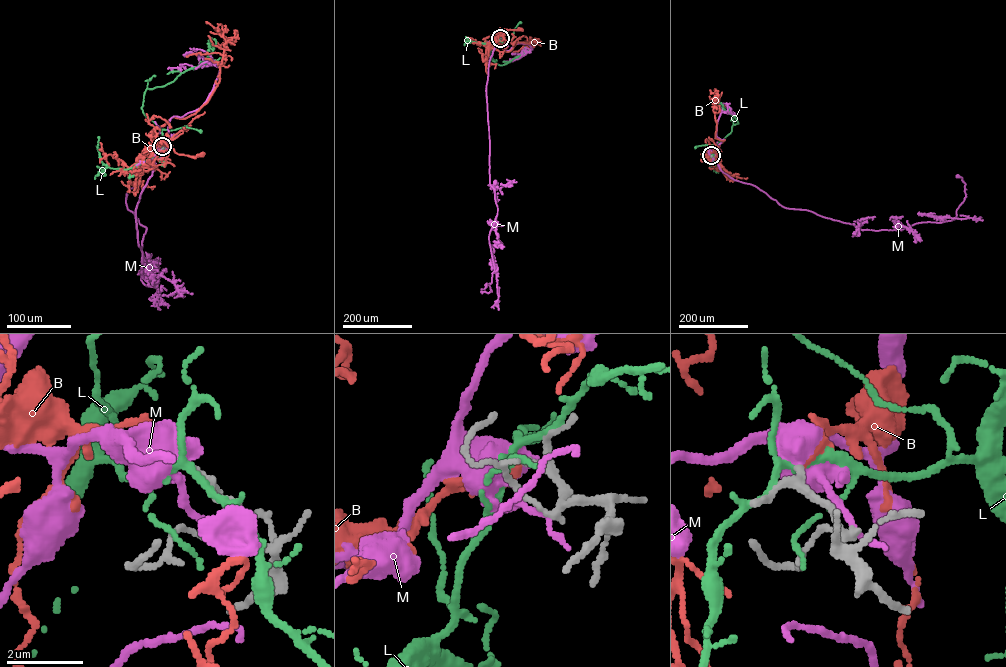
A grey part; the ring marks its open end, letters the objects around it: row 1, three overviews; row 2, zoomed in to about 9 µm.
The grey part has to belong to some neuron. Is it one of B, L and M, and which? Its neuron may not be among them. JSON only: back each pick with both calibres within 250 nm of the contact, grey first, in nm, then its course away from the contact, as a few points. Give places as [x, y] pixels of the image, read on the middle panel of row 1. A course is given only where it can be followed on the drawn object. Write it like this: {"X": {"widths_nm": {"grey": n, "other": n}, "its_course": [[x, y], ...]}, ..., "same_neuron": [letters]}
{"B": {"widths_nm": {"grey": 180, "other": 170}, "its_course": [[500, 38], [496, 39], [503, 28], [521, 29]]}, "same_neuron": ["B"]}

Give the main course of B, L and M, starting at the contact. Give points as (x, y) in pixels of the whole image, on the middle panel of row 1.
B: (500, 38), (496, 39), (503, 28), (521, 29)
L: (500, 38), (500, 43), (508, 43), (520, 22)
M: (500, 38), (486, 87), (489, 181), (497, 210), (489, 236), (492, 291), (481, 292), (486, 284)

